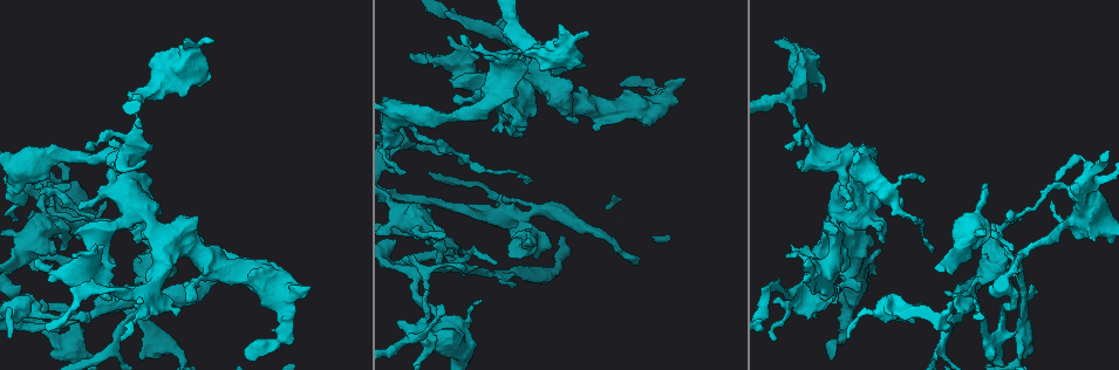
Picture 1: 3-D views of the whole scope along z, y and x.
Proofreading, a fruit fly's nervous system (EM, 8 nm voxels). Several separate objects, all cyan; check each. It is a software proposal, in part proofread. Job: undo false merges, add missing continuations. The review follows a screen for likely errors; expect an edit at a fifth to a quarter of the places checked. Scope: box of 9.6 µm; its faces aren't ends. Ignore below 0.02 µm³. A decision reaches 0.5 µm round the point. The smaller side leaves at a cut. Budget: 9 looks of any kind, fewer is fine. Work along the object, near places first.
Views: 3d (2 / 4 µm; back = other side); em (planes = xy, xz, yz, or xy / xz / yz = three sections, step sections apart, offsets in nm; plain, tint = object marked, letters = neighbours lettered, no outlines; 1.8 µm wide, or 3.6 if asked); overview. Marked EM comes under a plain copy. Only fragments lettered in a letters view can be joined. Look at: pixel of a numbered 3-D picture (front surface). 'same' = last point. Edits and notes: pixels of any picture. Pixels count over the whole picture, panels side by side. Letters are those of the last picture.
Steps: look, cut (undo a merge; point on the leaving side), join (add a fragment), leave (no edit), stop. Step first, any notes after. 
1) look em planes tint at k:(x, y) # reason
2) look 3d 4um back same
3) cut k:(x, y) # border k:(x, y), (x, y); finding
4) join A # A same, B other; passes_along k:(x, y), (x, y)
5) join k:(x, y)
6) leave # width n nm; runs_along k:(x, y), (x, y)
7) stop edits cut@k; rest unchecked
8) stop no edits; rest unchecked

look em yz step 4 tint at 1:(69, 186) # free end

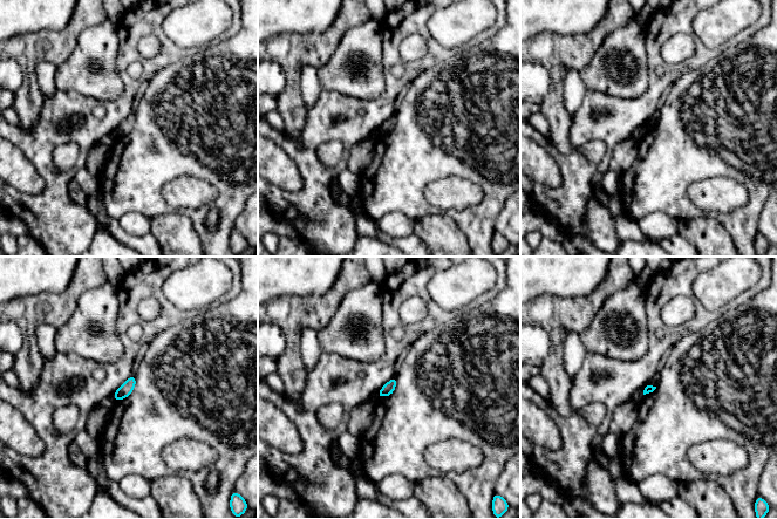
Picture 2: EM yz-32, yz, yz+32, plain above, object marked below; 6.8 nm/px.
look em planes letters same # cut it another way

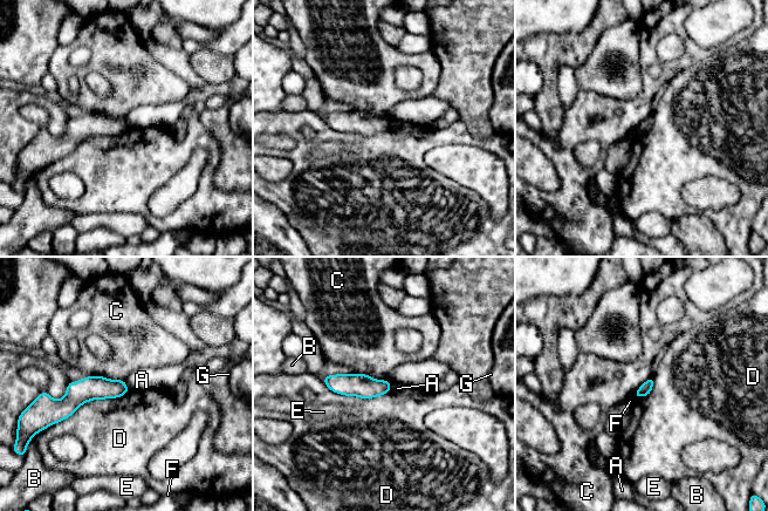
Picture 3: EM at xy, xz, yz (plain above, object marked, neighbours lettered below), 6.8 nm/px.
leave # A other, B other, C other, D other, E other, F other, G other; runs_along 3:(124, 388), (88, 388), (54, 406); no lettered fragment goes on from it

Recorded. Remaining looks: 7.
look em planes letters at 1:(638, 262) # end of a long branch

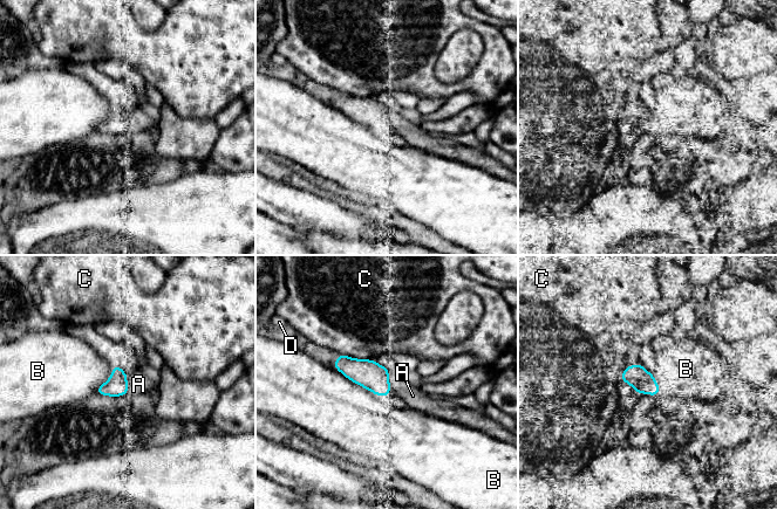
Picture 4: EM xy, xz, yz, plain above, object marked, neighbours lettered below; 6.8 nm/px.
join A # longest_contact B 400 nm; A same, B other, C other, D other; the neuron continues

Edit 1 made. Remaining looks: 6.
look em xy step 16 letters at 1:(523, 220) # a narrow waist

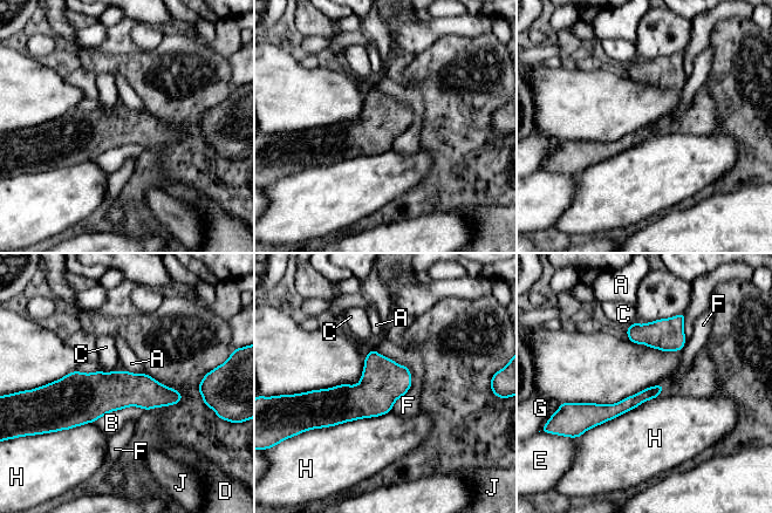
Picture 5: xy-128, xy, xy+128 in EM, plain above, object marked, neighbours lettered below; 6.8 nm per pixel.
look em xz step 8 letters same

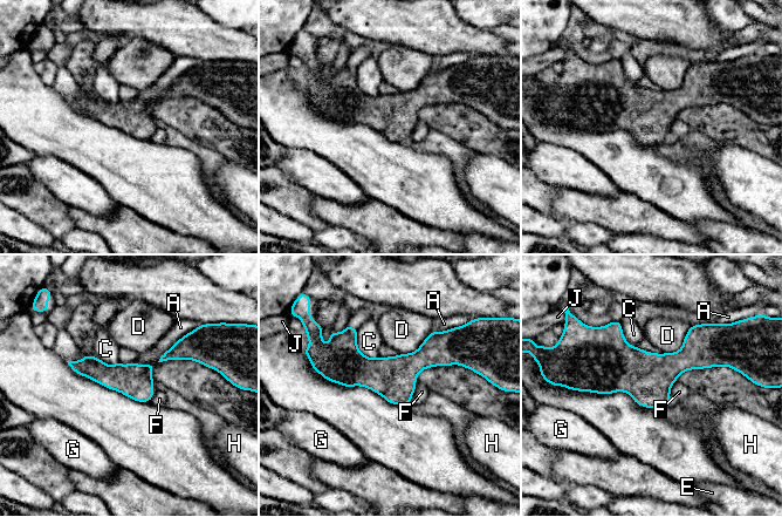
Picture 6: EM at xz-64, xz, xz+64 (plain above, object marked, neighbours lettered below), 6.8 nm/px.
leave # width 240 nm; A other, C other, D other, E other, F other, G other, H other, J other; border 6:(677, 380), (671, 387), (670, 400); continuous, no second neuron

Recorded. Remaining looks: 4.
look em xz step 4 tint at 1:(530, 240) # free end

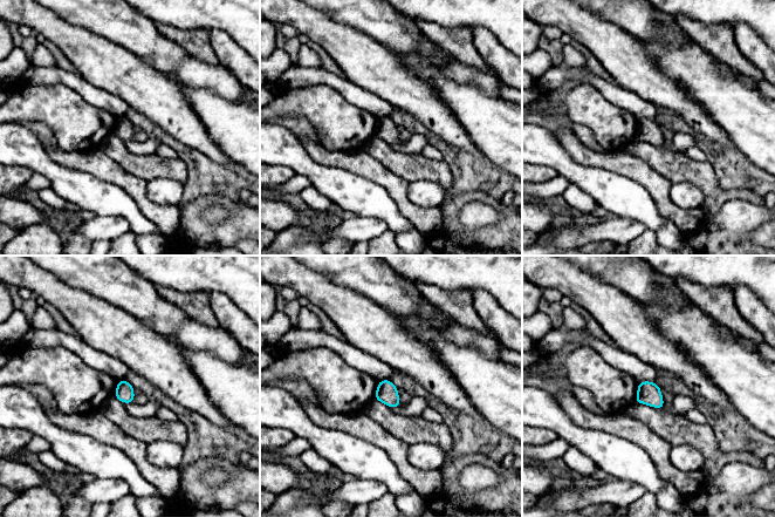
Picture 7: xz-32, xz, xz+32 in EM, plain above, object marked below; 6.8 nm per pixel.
look em planes letters same # cut it another way

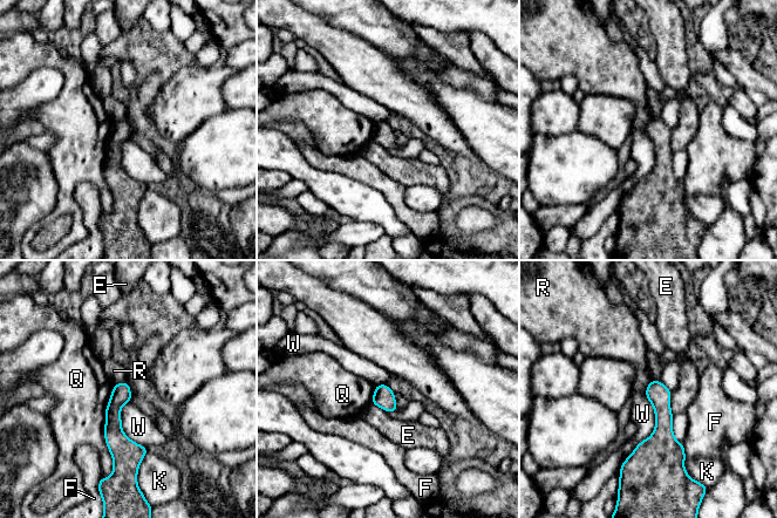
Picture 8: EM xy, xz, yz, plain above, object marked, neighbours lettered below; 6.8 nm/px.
leave # width 140 nm; longest_contact Q 600 nm; E other, F other, K other, Q other, R other, W other; no lettered fragment goes on from it

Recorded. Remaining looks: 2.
stop edits join@4; rest unchecked

